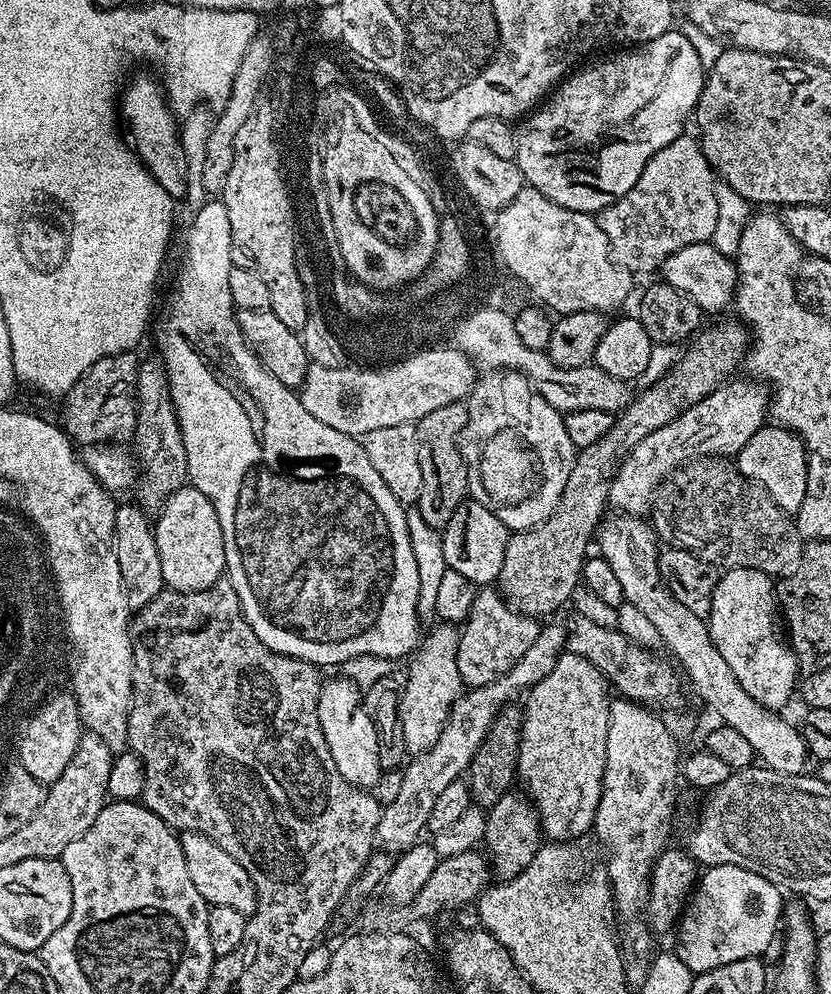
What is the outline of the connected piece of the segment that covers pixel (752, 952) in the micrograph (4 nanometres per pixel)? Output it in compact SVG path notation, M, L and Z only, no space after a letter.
M714 866L705 873L699 877L675 929L676 957L686 962L693 974L714 970L742 958L763 957L772 939L775 936L777 939L782 924L786 903L781 889L750 870L742 870L742 866Z

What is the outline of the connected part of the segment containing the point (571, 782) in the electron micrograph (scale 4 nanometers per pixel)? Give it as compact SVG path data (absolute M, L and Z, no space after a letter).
M565 650L560 655L558 662L554 662L554 670L550 670L550 674L546 674L546 678L542 678L542 682L538 682L527 693L526 701L528 705L523 705L524 725L522 726L522 738L520 739L520 753L518 754L518 773L519 783L522 785L523 791L536 808L537 814L540 816L540 826L543 835L552 842L576 842L593 831L596 823L596 811L598 810L598 802L602 798L602 778L606 770L606 734L610 730L610 685L604 675L600 673L586 657L580 657L576 653Z

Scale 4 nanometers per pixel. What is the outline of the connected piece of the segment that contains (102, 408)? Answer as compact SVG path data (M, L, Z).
M135 351L110 354L94 362L94 366L90 366L90 370L86 370L86 374L82 374L82 378L78 378L63 397L62 427L77 445L120 444L135 437L136 383L140 369L136 355Z

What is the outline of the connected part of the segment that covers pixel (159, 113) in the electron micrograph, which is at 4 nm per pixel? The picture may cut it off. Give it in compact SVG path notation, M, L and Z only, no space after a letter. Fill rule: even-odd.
M133 75L127 81L126 87L123 89L122 95L118 100L118 112L122 117L122 124L128 127L126 131L126 140L133 152L140 161L144 163L144 168L158 182L158 186L162 186L162 190L166 190L166 194L170 194L174 198L184 198L188 195L188 167L186 166L186 154L182 150L182 142L180 141L180 129L178 127L177 117L174 115L174 109L168 103L168 97L164 94L161 81L155 75L152 76L136 76Z

